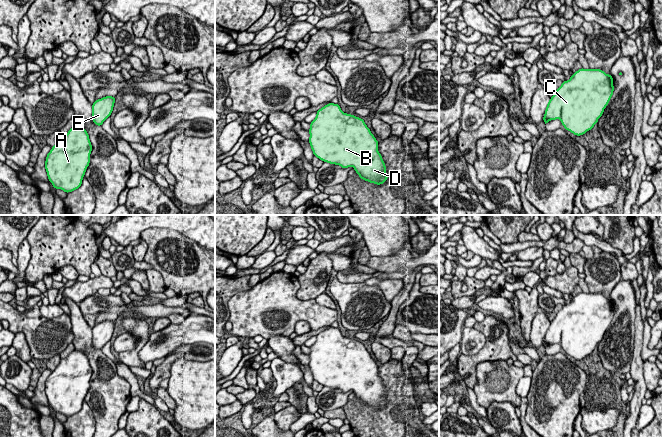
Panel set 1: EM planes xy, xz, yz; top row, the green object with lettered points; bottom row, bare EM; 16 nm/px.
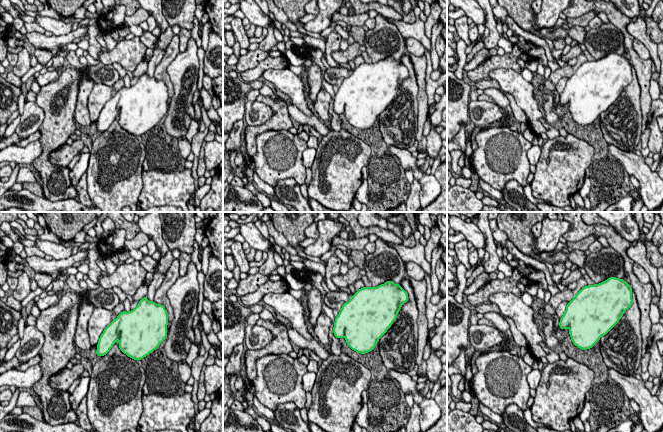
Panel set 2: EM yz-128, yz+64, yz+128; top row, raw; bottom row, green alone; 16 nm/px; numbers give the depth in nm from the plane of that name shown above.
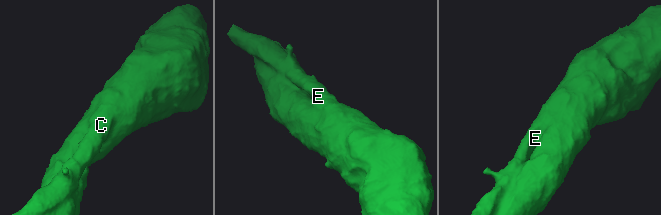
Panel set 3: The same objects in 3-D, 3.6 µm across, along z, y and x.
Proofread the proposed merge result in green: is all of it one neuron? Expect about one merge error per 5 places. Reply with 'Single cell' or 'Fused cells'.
Single cell

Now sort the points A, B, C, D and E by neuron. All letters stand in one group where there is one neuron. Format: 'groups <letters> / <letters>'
groups A B C D E

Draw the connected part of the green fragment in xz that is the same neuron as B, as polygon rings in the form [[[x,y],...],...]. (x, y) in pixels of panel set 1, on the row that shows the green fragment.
[[[328,103],[316,113],[316,118],[310,123],[310,129],[308,130],[310,134],[308,141],[314,156],[323,162],[340,165],[344,169],[352,166],[362,180],[370,183],[381,185],[386,182],[388,175],[386,173],[385,162],[378,151],[379,142],[371,133],[371,130],[367,127],[362,118],[344,113],[339,104],[334,103]]]

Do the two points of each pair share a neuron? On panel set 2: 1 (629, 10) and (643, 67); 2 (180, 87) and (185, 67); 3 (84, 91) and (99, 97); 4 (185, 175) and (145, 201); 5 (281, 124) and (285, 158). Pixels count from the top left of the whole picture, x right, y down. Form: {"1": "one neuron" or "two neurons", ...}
{"1": "two neurons", "2": "one neuron", "3": "two neurons", "4": "one neuron", "5": "two neurons"}

